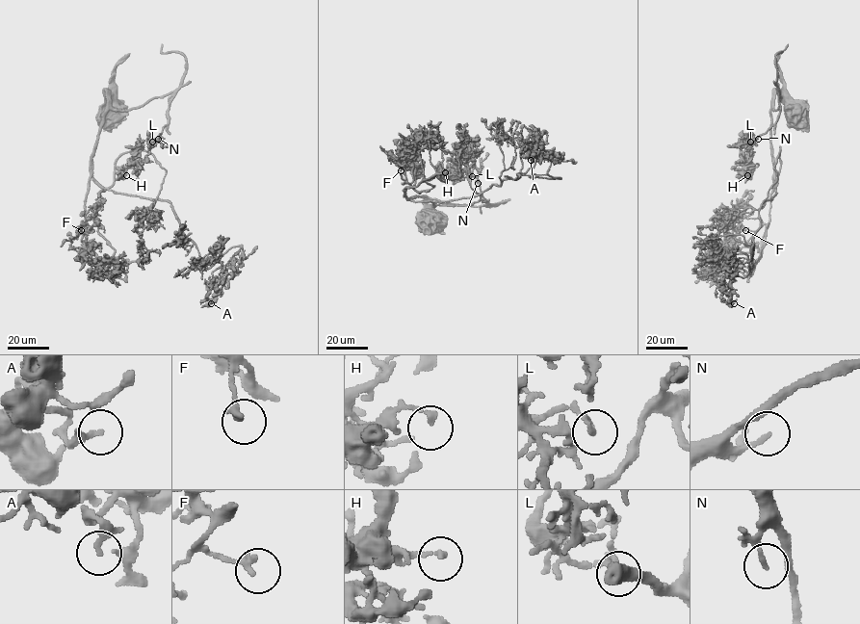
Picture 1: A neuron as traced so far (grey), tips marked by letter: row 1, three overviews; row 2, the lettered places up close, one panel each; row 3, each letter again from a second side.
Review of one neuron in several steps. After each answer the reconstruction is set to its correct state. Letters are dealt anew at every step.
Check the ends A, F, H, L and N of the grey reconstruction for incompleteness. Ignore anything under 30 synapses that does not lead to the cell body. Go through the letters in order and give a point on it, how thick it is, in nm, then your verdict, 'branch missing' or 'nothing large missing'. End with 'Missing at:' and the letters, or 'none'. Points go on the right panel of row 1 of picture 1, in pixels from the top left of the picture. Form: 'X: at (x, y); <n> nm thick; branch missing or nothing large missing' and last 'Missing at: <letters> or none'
A: at (734, 303); 140 nm thick; nothing large missing
F: at (745, 230); 260 nm thick; nothing large missing
H: at (747, 175); 170 nm thick; nothing large missing
L: at (750, 142); 200 nm thick; nothing large missing
N: at (758, 139); 140 nm thick; nothing large missing
Missing at: none

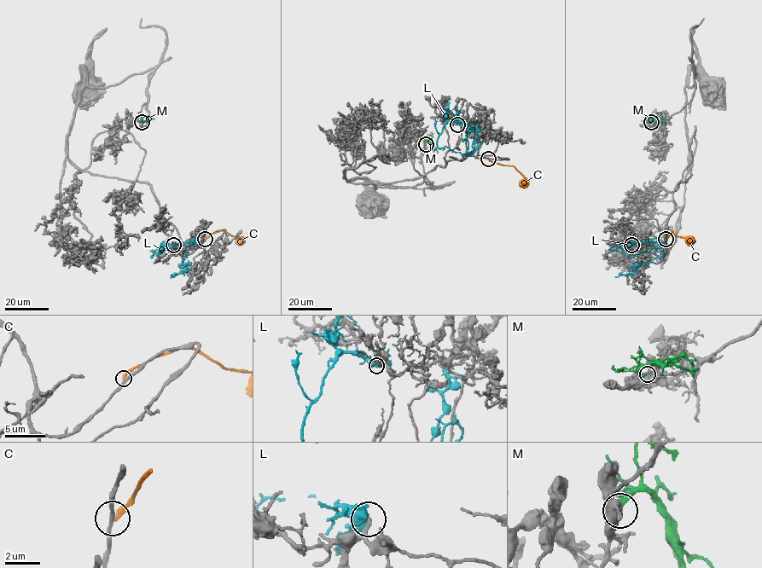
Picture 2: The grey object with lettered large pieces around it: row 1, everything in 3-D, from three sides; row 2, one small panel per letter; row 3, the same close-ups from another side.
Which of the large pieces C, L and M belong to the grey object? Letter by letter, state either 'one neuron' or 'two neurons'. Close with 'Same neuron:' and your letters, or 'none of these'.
C: two neurons
L: two neurons
M: two neurons
Same neuron: none of these

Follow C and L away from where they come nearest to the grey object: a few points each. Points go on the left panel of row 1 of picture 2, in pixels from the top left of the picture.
C: (205, 239), (222, 230), (240, 237), (241, 242)
L: (173, 245), (153, 252), (163, 242), (178, 245), (193, 238), (196, 241), (183, 256), (183, 271), (173, 276)

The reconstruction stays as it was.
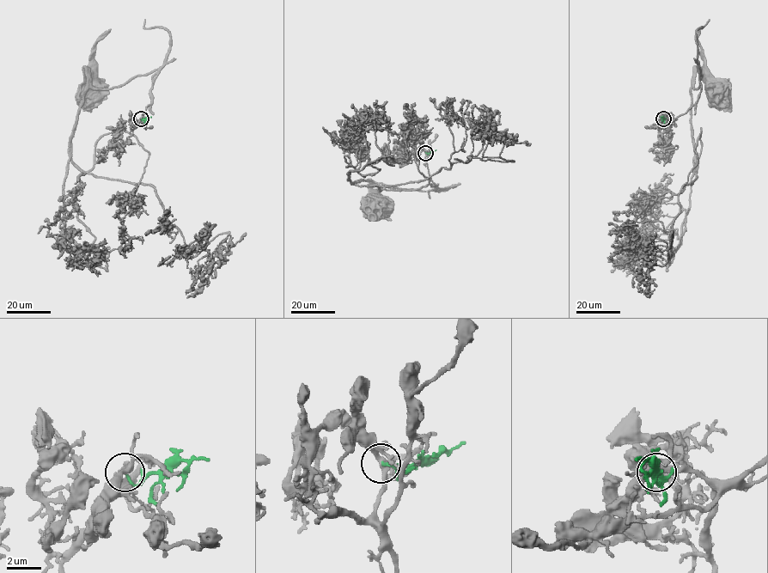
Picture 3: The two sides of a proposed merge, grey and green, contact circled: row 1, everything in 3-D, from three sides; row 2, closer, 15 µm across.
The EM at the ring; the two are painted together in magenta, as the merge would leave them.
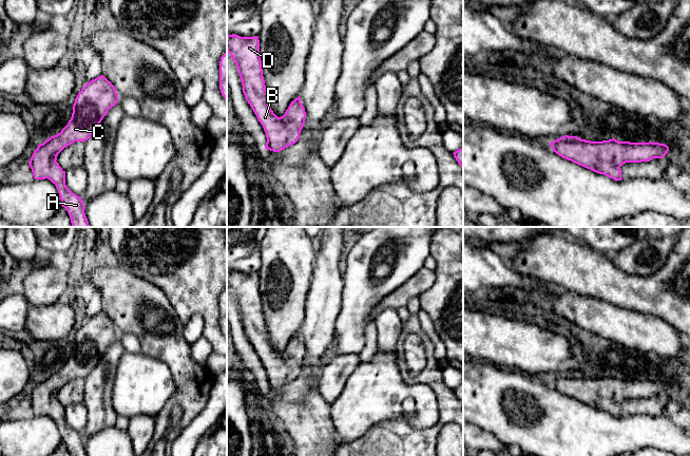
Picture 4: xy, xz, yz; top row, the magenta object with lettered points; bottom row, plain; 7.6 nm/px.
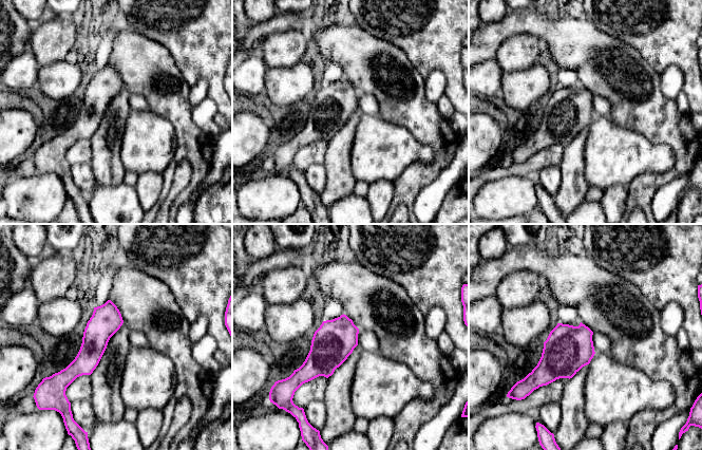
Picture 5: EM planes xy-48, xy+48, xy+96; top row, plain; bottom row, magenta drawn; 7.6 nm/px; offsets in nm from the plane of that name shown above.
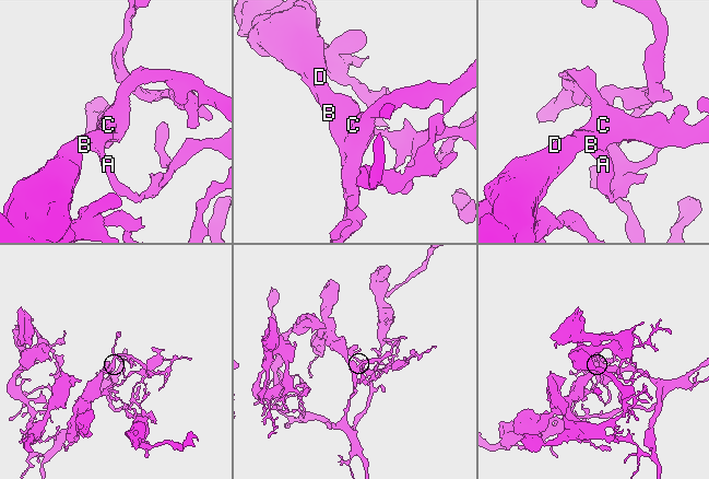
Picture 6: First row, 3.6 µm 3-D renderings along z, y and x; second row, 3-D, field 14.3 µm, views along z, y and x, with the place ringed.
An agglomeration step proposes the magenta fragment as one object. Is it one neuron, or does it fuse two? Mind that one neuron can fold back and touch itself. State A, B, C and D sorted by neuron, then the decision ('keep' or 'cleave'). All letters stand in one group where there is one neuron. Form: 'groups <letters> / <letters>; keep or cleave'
groups A B C D; keep

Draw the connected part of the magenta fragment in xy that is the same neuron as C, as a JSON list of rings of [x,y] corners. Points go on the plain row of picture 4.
[[[103,311],[87,319],[75,336],[68,361],[60,369],[38,381],[30,396],[34,415],[47,415],[56,422],[61,442],[65,444],[71,456],[88,455],[81,434],[65,421],[65,407],[56,398],[57,393],[73,379],[88,377],[117,338],[115,323]]]

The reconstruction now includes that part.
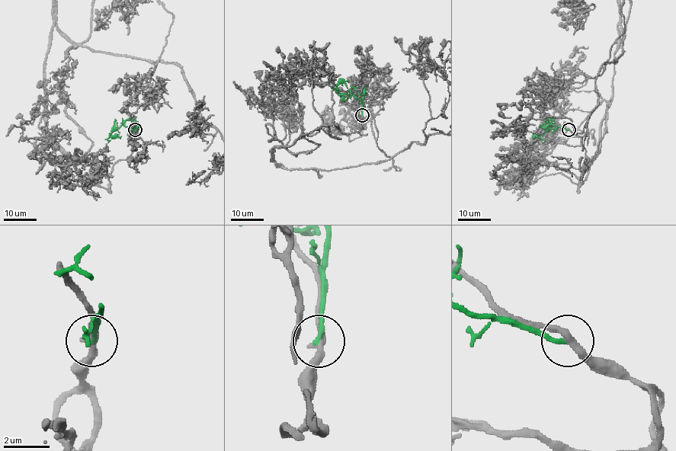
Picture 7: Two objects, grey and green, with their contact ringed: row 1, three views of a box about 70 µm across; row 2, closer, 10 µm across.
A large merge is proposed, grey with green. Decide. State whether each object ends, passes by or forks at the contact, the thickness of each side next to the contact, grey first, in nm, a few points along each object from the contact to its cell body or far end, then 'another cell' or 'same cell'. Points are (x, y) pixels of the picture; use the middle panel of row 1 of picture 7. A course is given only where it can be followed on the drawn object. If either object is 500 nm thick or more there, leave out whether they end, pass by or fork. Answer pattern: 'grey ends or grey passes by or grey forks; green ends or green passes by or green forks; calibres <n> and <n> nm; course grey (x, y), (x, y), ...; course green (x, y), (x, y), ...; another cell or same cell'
grey passes by; green ends; calibres 320 and 200 nm; course green (361, 116), (363, 100), (341, 94), (337, 90), (338, 86), (344, 82), (347, 88); another cell

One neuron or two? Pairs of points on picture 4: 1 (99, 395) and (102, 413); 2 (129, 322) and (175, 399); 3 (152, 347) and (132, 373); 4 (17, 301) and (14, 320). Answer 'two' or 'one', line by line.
1: one
2: one
3: two
4: one

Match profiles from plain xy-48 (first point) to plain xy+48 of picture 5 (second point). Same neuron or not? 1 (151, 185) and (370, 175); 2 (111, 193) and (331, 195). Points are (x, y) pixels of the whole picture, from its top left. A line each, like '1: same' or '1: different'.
1: different
2: different

